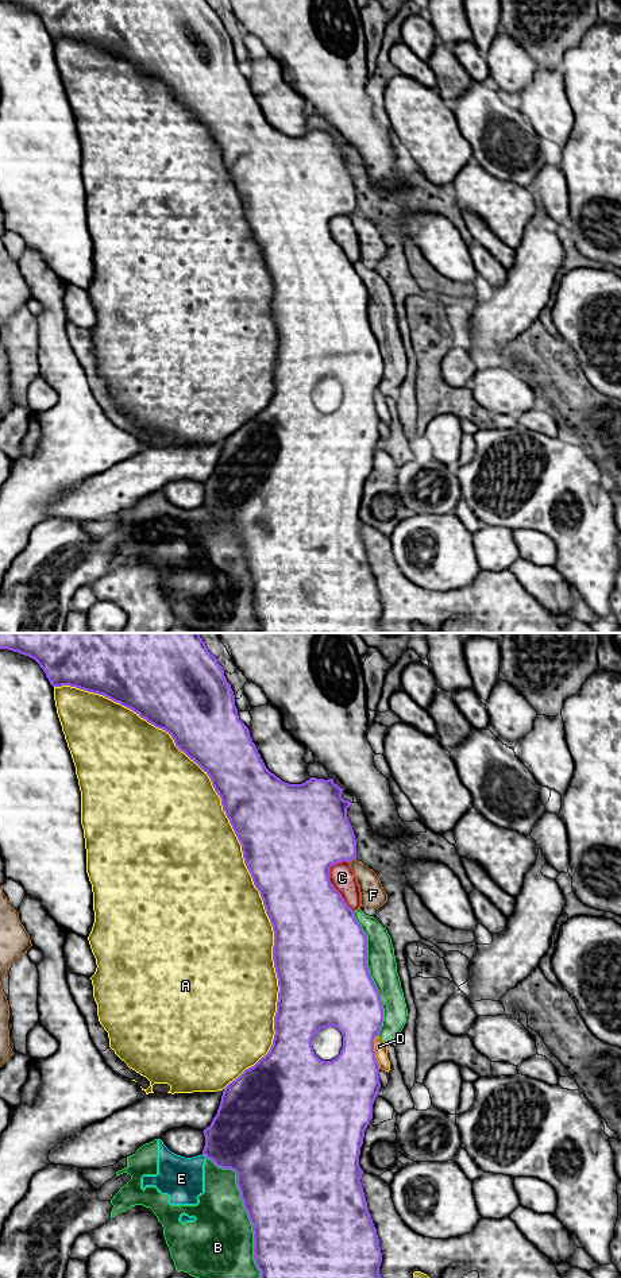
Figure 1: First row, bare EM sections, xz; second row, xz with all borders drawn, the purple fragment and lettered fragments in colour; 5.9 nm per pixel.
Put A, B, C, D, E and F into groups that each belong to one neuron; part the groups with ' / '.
A / B C E F / D

